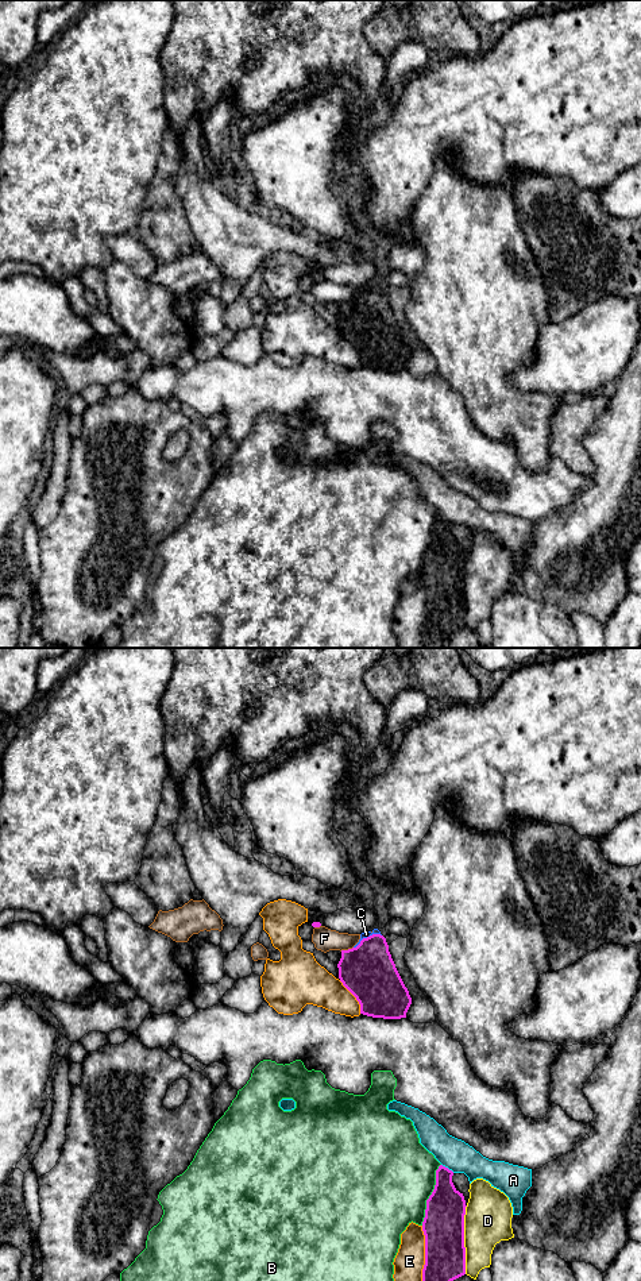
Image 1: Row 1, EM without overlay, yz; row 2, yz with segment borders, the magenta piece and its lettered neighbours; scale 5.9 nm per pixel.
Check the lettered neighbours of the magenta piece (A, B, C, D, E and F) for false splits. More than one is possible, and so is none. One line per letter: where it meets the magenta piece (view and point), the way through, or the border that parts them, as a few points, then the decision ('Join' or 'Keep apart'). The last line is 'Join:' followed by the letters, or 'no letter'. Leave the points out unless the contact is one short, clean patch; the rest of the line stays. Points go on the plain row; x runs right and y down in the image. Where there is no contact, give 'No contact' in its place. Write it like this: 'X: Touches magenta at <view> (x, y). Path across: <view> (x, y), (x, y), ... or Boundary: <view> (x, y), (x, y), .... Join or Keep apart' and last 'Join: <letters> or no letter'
A: Touches magenta at yz (447, 520). Keep apart
B: Touches magenta at yz (431, 547). Keep apart
C: Touches magenta at yz (367, 289). Boundary: yz (381, 286), (370, 286), (354, 300). Keep apart
D: Touches magenta at yz (463, 591). Keep apart
E: Touches magenta at yz (425, 613). Keep apart
F: Touches magenta at yz (346, 303). Boundary: yz (352, 298), (340, 303). Keep apart
Join: no letter

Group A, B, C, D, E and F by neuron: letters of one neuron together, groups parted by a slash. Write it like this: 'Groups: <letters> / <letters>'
Groups: A / B / C F / D / E

